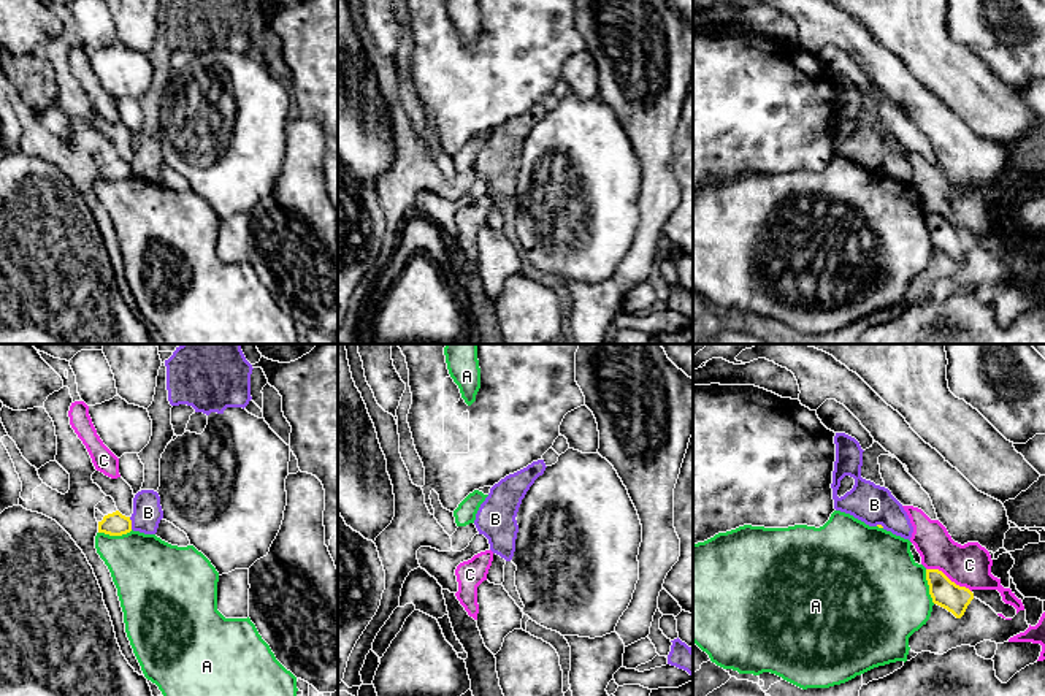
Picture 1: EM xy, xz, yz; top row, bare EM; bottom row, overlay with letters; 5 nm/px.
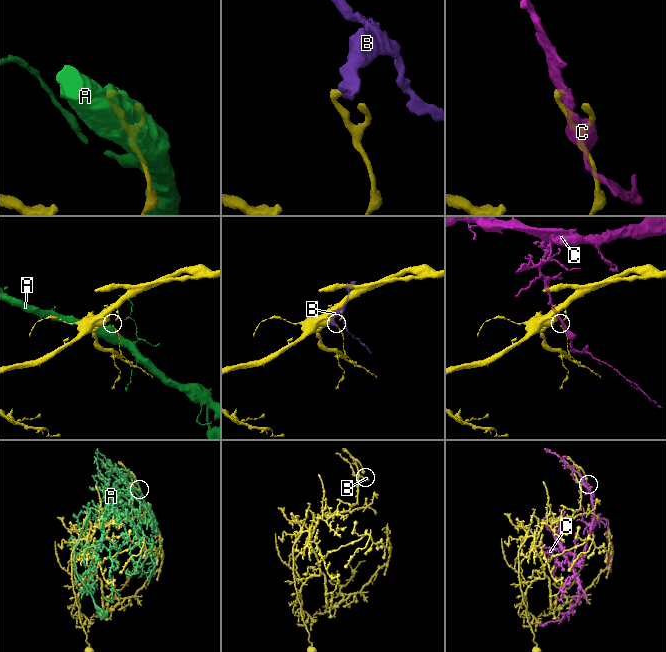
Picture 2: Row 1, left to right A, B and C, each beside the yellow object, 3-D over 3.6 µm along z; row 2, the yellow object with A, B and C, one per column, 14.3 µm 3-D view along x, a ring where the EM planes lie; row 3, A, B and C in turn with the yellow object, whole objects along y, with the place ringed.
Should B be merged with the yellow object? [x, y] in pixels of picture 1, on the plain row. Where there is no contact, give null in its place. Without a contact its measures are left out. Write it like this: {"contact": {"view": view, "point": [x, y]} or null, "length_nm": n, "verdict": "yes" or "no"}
{"contact": {"view": "xy", "point": [130, 168]}, "length_nm": 70, "verdict": "no"}

